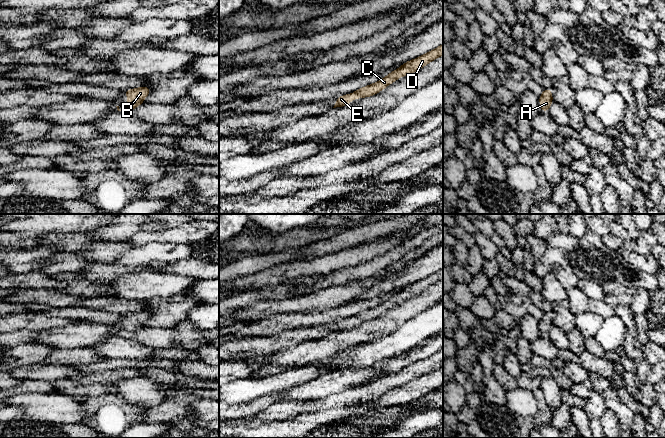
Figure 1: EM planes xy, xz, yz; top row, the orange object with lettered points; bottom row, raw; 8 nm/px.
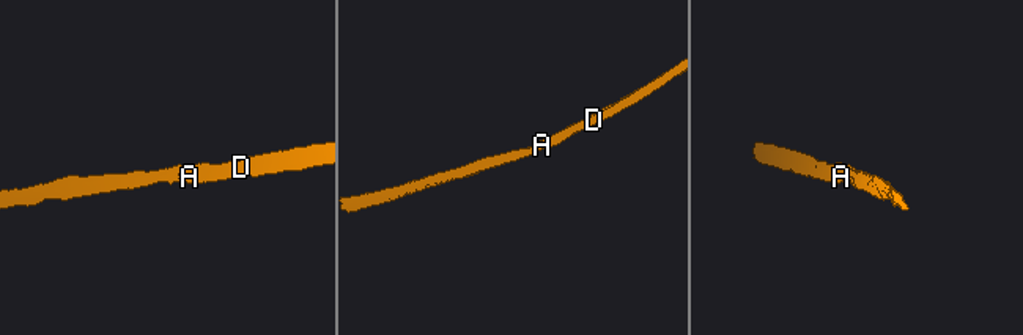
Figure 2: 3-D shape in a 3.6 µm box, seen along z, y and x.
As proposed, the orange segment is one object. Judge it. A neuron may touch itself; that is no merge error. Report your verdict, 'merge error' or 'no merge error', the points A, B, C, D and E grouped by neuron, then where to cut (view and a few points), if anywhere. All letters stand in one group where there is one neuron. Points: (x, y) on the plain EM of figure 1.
no merge error; A B C D E; no cut

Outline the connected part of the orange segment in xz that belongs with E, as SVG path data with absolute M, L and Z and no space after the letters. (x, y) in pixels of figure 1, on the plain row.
M443 268L437 271L436 273L420 281L417 281L414 284L405 286L401 291L389 297L385 302L379 304L378 306L373 307L366 311L362 311L356 314L352 318L338 321L333 332L345 330L349 328L352 324L357 322L364 322L375 319L382 313L386 312L388 309L396 305L398 302L412 298L413 296L426 290L429 286L435 284L436 282L442 279L443 279Z

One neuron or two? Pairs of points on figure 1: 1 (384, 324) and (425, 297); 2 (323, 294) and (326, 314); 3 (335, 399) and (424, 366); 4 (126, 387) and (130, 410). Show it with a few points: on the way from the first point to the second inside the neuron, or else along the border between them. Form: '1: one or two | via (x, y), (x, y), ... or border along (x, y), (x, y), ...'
1: one | via (394, 317), (415, 305)
2: two | border along (346, 301), (330, 307), (308, 310), (302, 313)
3: one | via (357, 394), (368, 392), (390, 381), (402, 378)
4: two | border along (126, 402), (136, 406)

